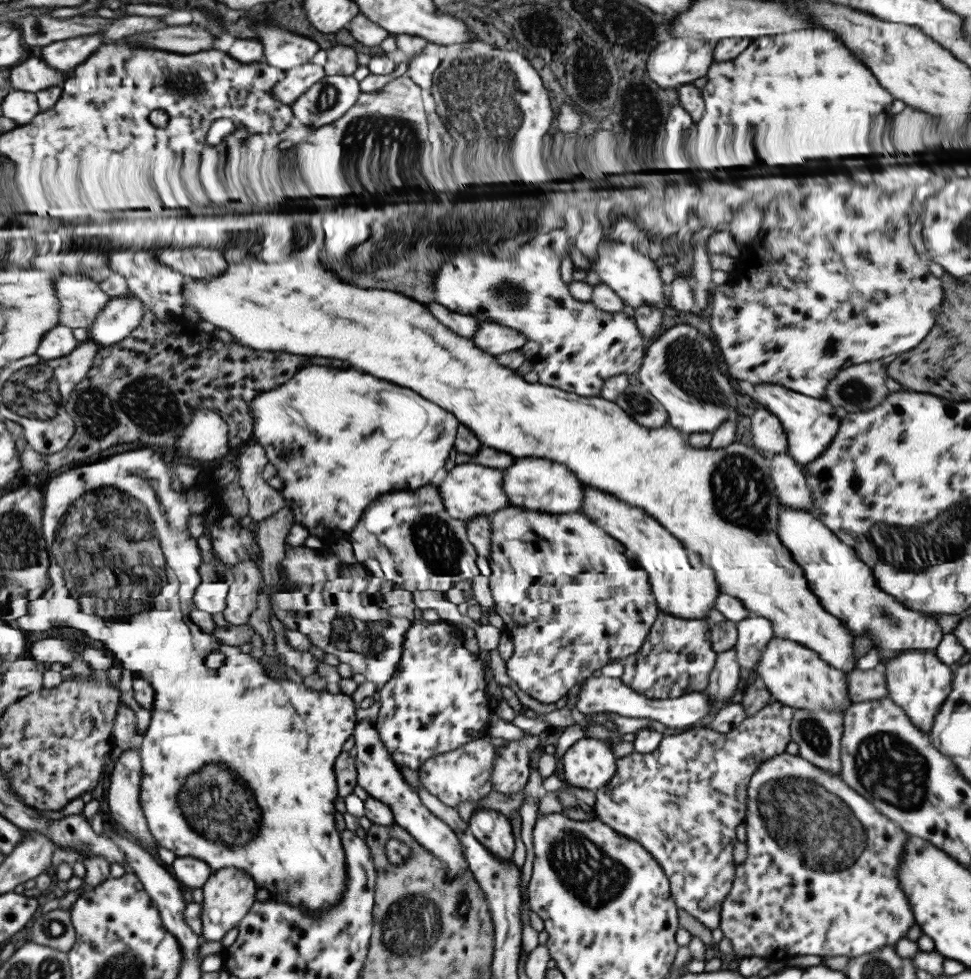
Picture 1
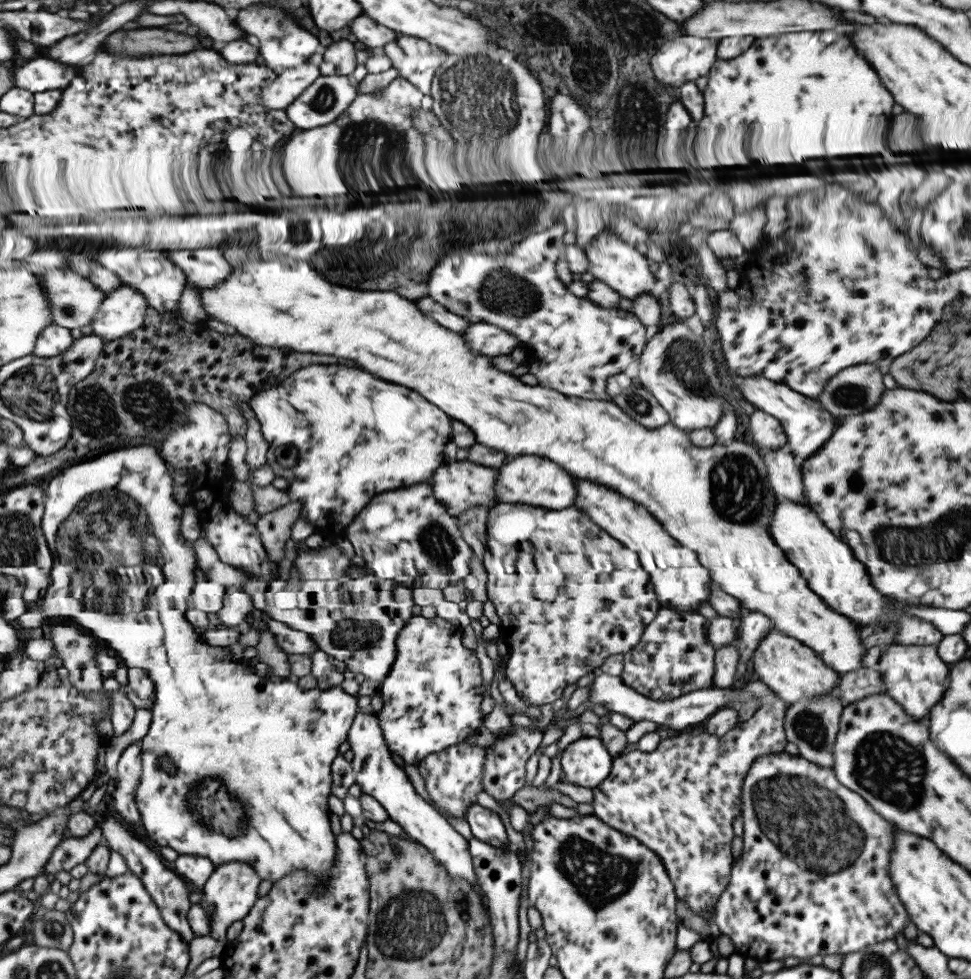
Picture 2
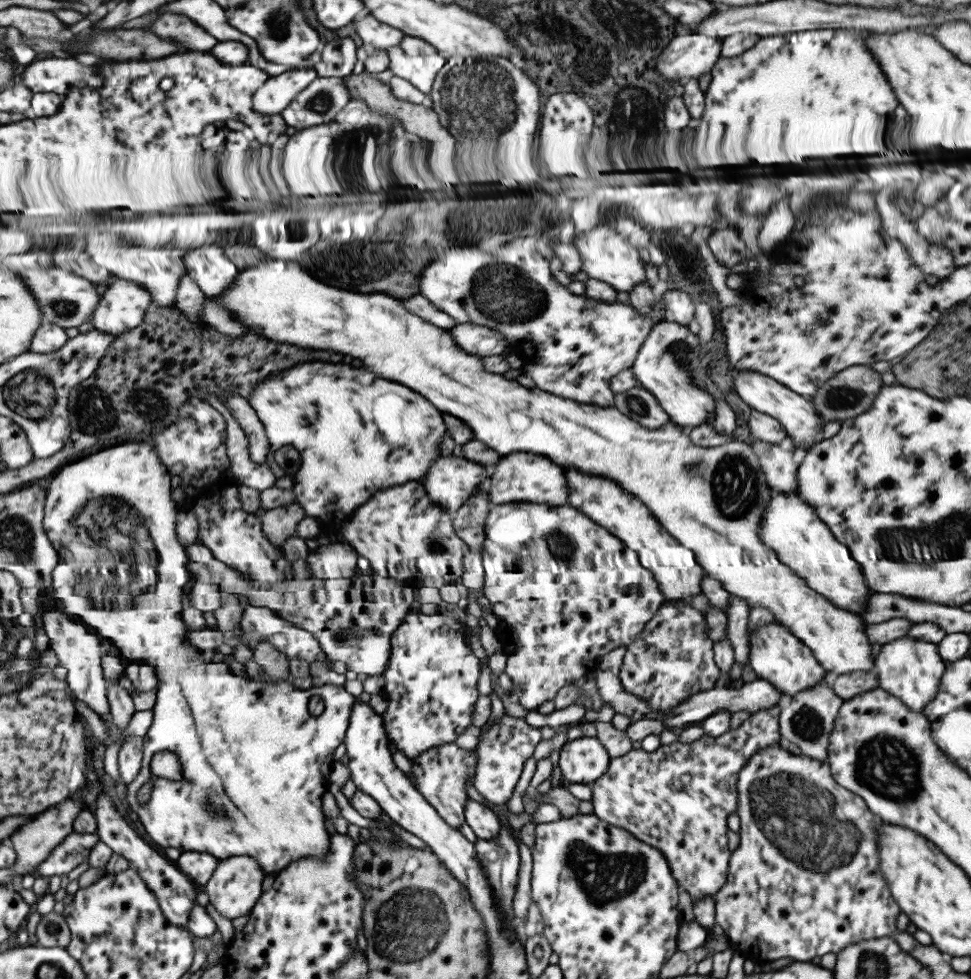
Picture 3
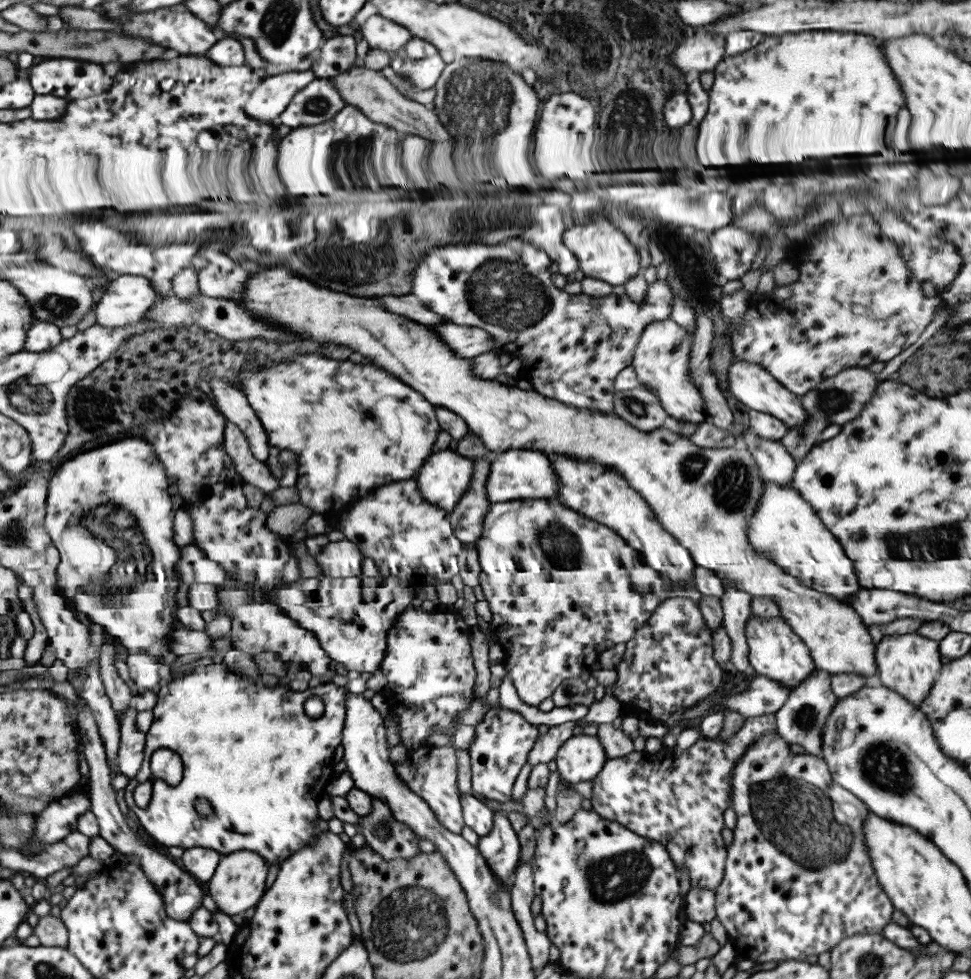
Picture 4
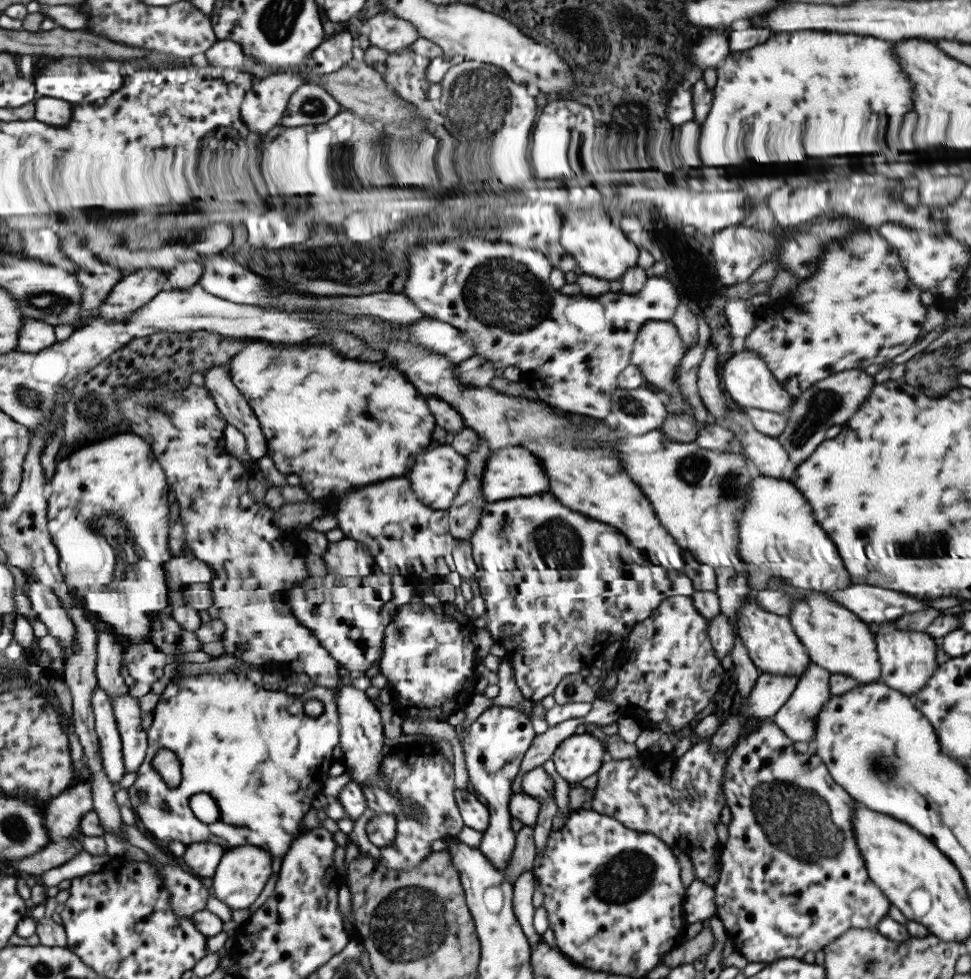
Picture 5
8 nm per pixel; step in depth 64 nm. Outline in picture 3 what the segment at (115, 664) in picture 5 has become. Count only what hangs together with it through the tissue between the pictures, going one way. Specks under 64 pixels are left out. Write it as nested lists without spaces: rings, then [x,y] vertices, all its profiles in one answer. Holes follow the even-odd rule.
[[[118,680],[106,681],[106,702],[108,703],[108,713],[111,717],[111,723],[117,731],[123,731],[131,716],[136,712],[134,710],[129,692],[119,686]]]

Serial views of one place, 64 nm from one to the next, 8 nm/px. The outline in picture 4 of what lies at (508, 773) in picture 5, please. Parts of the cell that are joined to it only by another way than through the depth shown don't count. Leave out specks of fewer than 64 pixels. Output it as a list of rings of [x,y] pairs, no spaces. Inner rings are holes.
[[[500,707],[489,708],[483,720],[474,728],[475,735],[467,749],[472,790],[483,800],[507,802],[511,798],[512,785],[539,737],[536,726],[528,724],[517,712]],[[503,811],[493,812],[493,826],[489,834],[478,838],[475,848],[485,859],[493,876],[501,882],[501,886],[510,888],[520,849],[516,833]]]

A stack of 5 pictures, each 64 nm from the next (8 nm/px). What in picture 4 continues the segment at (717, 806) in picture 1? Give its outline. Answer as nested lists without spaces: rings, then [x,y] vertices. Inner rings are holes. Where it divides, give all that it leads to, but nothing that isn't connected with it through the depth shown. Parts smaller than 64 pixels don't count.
[[[774,714],[747,717],[743,725],[733,736],[727,740],[713,740],[702,737],[687,748],[678,751],[677,748],[663,747],[659,752],[647,753],[629,752],[621,758],[607,759],[601,773],[597,774],[591,782],[590,794],[591,811],[595,814],[621,824],[634,832],[636,836],[645,838],[664,847],[666,854],[673,860],[677,873],[687,870],[690,888],[705,888],[714,891],[721,878],[725,853],[727,848],[723,845],[721,828],[723,828],[723,810],[730,807],[732,771],[741,754],[747,751],[759,738],[764,735],[776,734]],[[661,757],[665,757],[665,772],[663,772],[663,788],[661,788]]]

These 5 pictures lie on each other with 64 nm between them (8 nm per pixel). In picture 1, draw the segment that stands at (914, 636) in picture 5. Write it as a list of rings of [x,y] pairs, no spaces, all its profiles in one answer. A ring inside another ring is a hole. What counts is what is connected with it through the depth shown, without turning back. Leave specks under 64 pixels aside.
[[[905,650],[881,665],[891,701],[901,707],[907,719],[925,735],[928,735],[941,704],[951,690],[952,670],[938,661],[933,650]]]

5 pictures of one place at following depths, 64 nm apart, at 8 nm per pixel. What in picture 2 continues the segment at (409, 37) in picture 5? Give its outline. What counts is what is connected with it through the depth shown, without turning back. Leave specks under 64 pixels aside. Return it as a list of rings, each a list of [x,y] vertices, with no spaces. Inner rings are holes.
[[[363,14],[357,15],[350,22],[349,28],[356,40],[374,51],[376,49],[381,50],[385,43],[395,41],[399,36],[395,30],[381,26]]]

